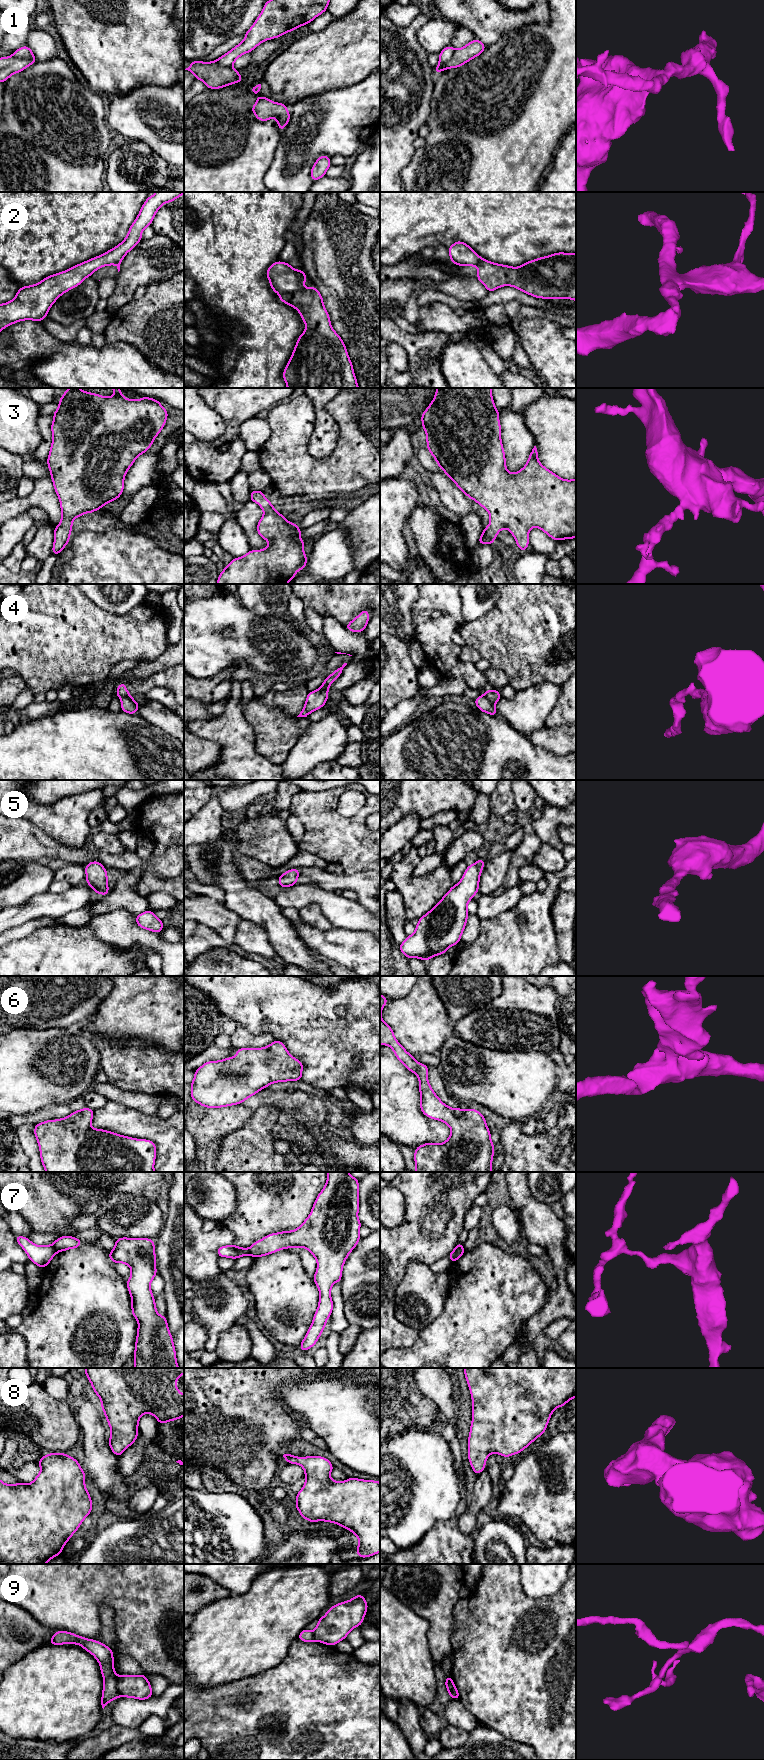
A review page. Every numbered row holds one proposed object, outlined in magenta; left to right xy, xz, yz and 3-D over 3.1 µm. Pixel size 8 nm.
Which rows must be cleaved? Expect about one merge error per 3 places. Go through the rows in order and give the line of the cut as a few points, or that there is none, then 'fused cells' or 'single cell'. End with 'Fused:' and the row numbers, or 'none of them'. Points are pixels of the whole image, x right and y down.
1: cut in xy along (12, 55), (18, 58), (26, 58), (31, 63); fused cells
2: cut in xz along (304, 287), (280, 295); fused cells
3: no cut; single cell
4: cut in yz along (484, 695), (494, 703); fused cells
5: no cut; single cell
6: no cut; single cell
7: no cut; single cell
8: no cut; single cell
9: cut in xy along (117, 1676), (116, 1689), (119, 1696); fused cells
Fused: 1, 2, 4, 9

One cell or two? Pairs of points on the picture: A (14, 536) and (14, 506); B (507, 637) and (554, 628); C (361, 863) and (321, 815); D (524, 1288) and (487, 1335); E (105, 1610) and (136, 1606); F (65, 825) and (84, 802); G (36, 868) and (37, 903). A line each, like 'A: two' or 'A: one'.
A: two
B: one
C: one
D: one
E: two
F: one
G: two

